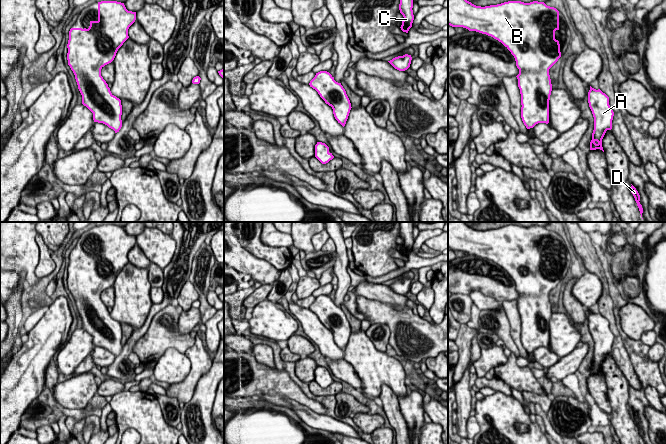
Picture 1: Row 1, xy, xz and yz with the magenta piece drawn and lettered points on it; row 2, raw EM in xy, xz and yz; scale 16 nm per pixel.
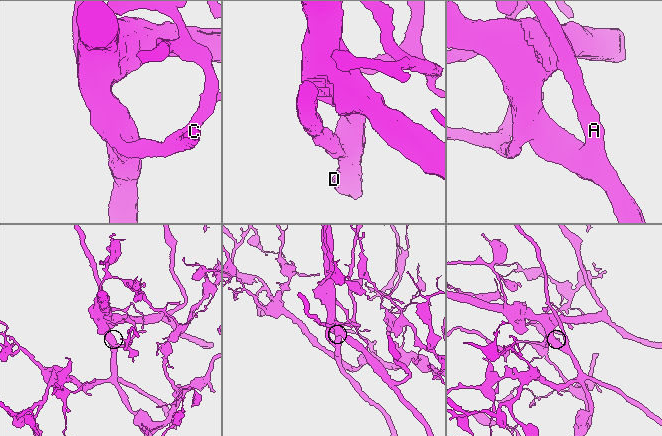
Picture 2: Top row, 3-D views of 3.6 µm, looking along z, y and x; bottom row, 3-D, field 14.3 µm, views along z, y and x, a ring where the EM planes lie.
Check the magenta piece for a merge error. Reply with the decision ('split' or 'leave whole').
split

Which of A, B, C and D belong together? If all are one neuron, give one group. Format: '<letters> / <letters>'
A D / B C

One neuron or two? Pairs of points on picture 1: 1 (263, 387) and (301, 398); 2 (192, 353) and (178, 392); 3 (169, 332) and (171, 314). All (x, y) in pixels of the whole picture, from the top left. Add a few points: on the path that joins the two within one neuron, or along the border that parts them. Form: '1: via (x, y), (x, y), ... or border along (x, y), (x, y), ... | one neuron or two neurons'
1: via (272, 387), (285, 387), (292, 391) | one neuron
2: via (195, 363), (195, 374), (188, 382) | one neuron
3: via (169, 328), (169, 318) | one neuron

